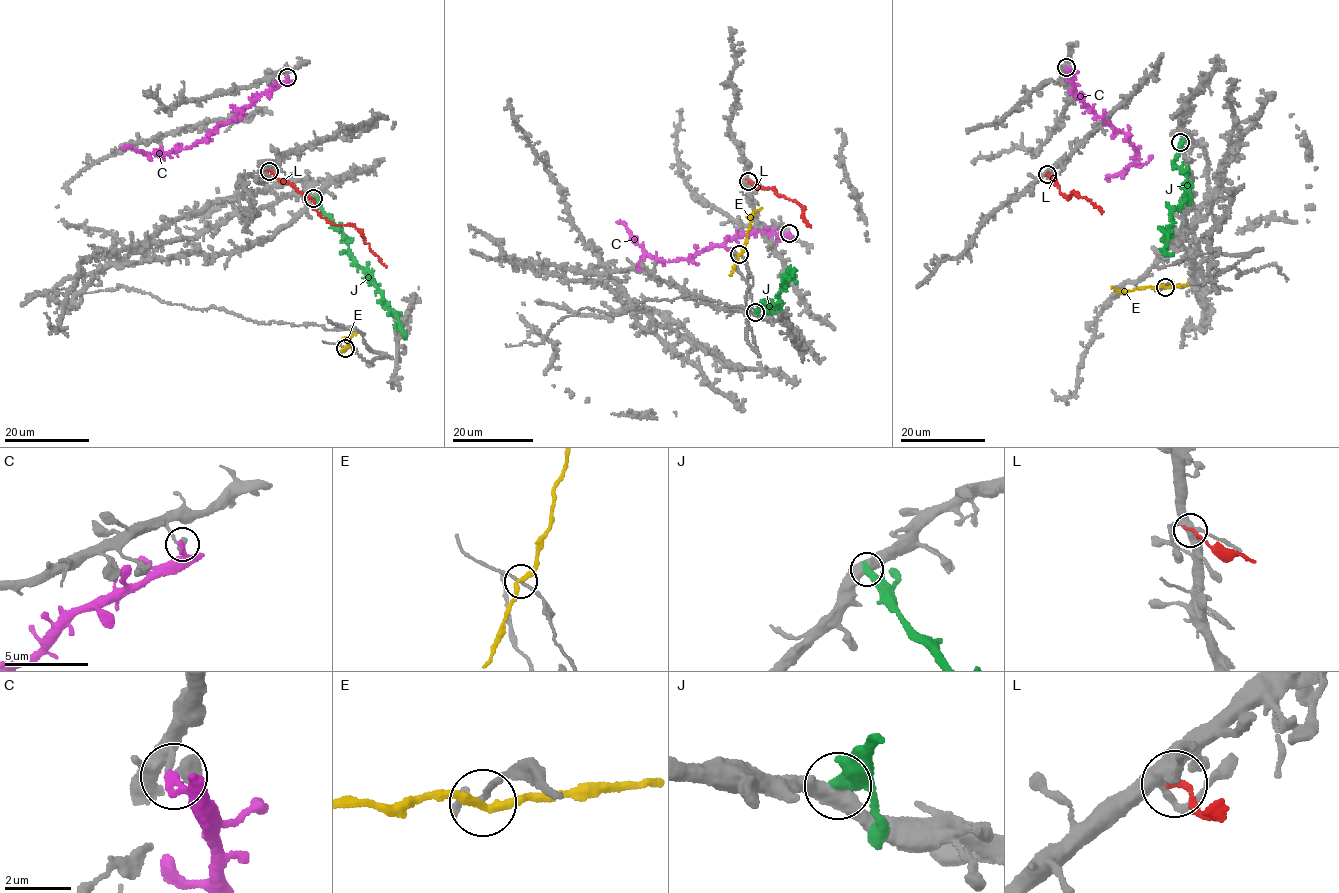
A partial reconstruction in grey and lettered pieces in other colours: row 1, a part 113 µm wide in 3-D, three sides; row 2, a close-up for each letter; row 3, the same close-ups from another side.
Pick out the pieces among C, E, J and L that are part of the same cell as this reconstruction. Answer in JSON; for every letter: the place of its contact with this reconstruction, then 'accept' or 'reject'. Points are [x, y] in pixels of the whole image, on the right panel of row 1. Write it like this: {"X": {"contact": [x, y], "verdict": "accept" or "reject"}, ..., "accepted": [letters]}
{"C": {"contact": [1066, 67], "verdict": "reject"}, "E": {"contact": [1165, 287], "verdict": "reject"}, "J": {"contact": [1180, 142], "verdict": "reject"}, "L": {"contact": [1047, 174], "verdict": "reject"}, "accepted": []}

